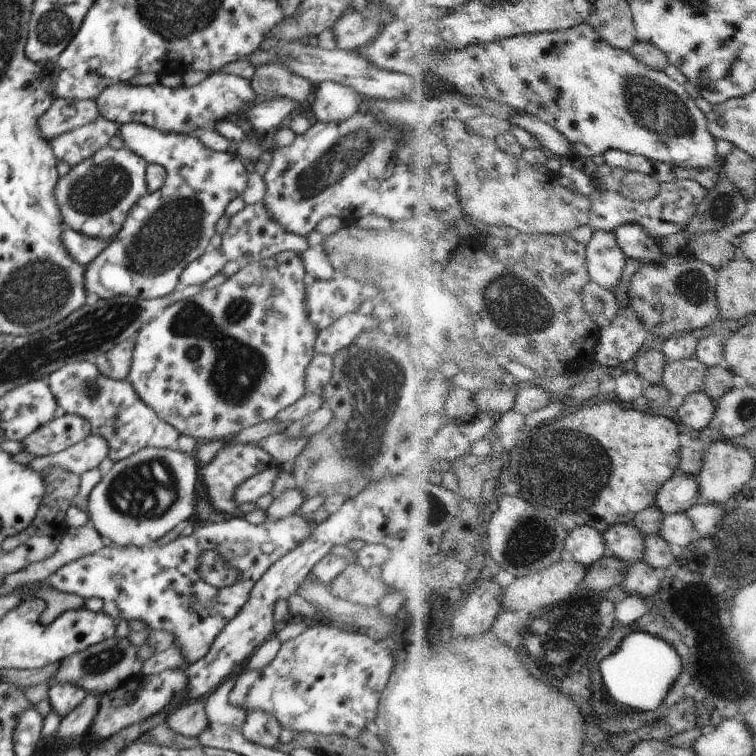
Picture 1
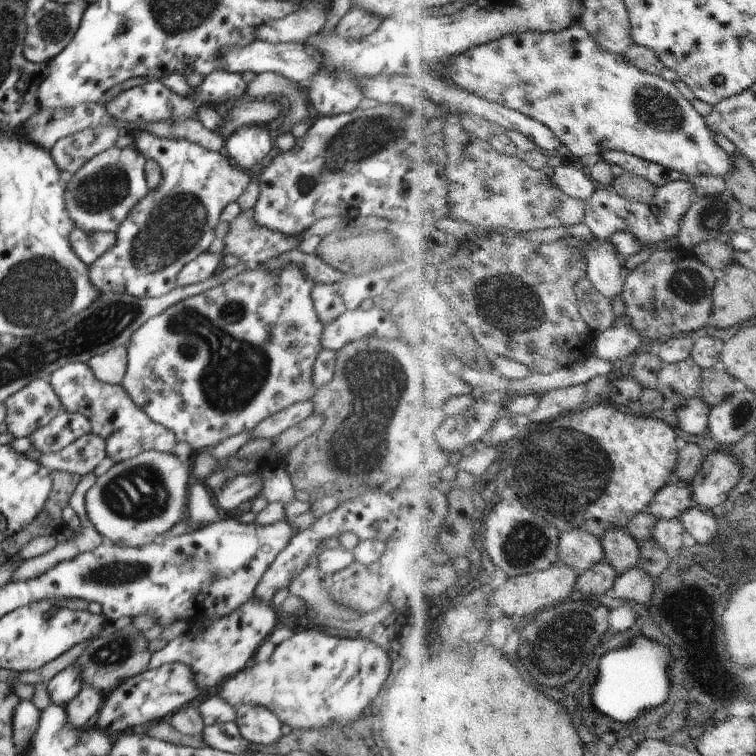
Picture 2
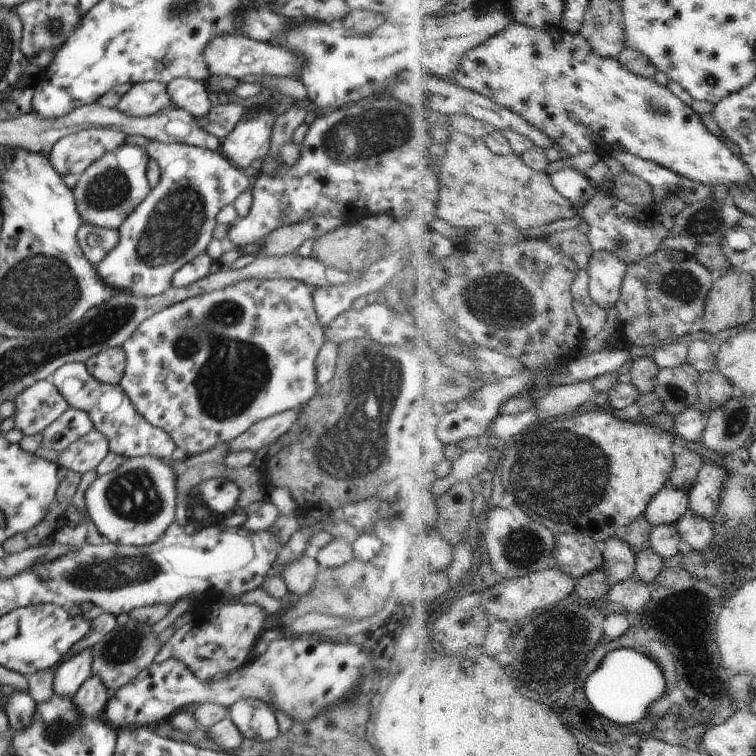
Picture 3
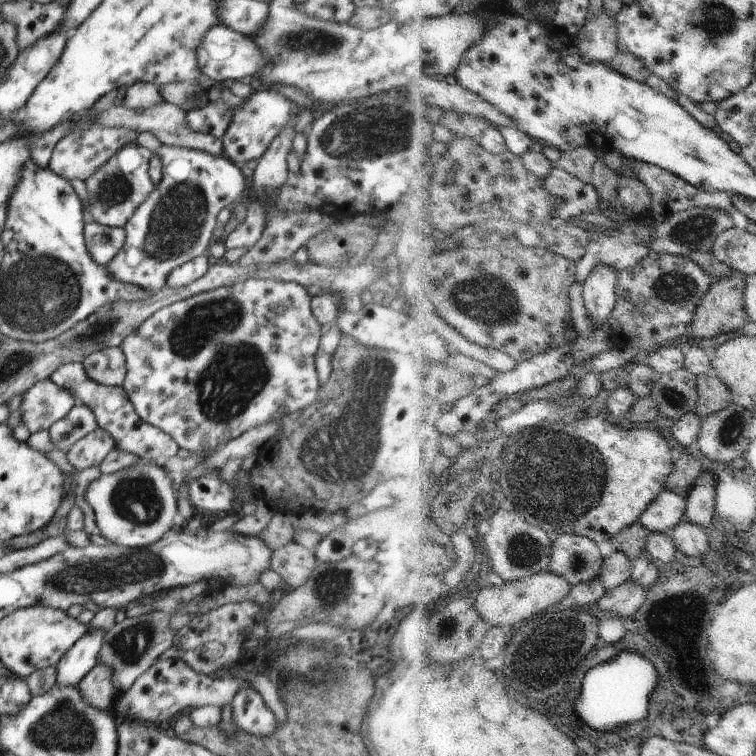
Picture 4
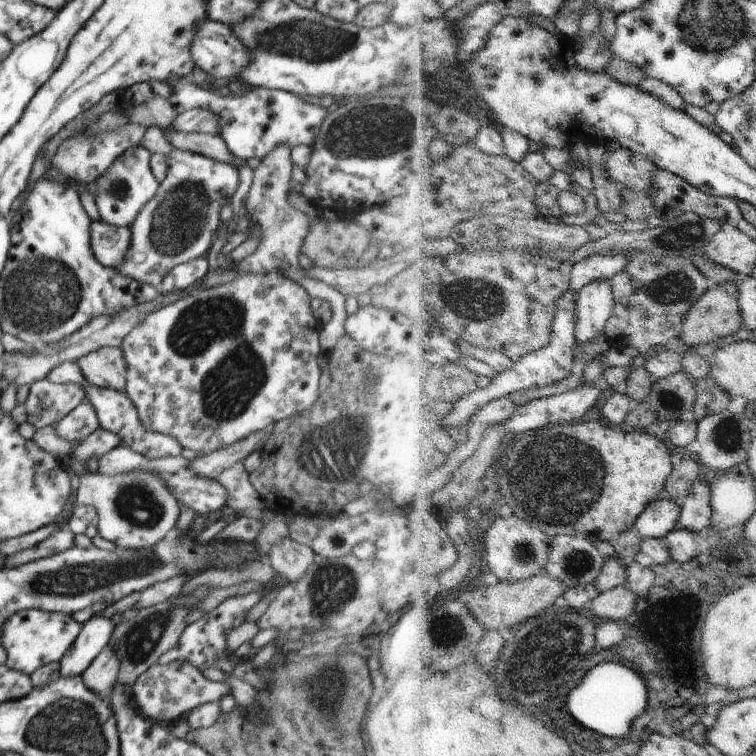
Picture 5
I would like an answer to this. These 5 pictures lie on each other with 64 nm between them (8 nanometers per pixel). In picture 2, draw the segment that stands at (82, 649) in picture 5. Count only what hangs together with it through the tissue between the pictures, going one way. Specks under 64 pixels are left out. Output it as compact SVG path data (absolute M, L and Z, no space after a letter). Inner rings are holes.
M72 664L46 682L51 703L65 707L78 696L83 685L79 672L79 664Z

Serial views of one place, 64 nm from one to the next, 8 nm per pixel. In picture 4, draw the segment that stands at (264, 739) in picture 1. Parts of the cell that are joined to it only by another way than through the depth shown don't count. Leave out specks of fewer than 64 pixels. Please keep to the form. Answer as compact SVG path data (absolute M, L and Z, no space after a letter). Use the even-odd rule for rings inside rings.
M251 686L240 688L234 696L232 706L233 724L248 734L270 736L276 728L275 716L266 706L262 696Z

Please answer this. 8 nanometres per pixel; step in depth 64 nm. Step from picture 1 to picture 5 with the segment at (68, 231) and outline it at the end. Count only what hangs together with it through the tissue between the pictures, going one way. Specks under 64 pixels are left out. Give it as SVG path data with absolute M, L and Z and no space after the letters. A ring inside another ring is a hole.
M92 221L94 256L103 266L117 269L130 248L132 232L129 227L116 227Z

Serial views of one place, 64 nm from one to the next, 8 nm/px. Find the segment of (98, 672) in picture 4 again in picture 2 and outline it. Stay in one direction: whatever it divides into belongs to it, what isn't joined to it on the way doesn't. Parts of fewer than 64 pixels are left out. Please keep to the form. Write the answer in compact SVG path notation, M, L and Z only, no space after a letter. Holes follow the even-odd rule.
M83 684L78 696L65 706L67 724L74 729L84 728L90 718L98 714L104 698L106 696L102 696L95 688Z

